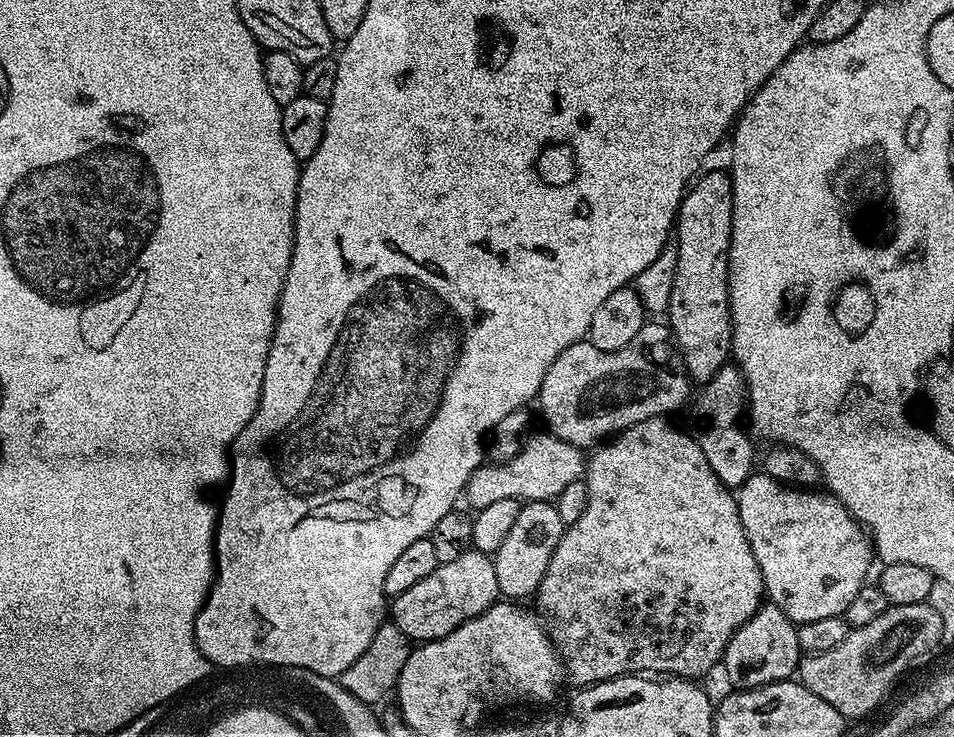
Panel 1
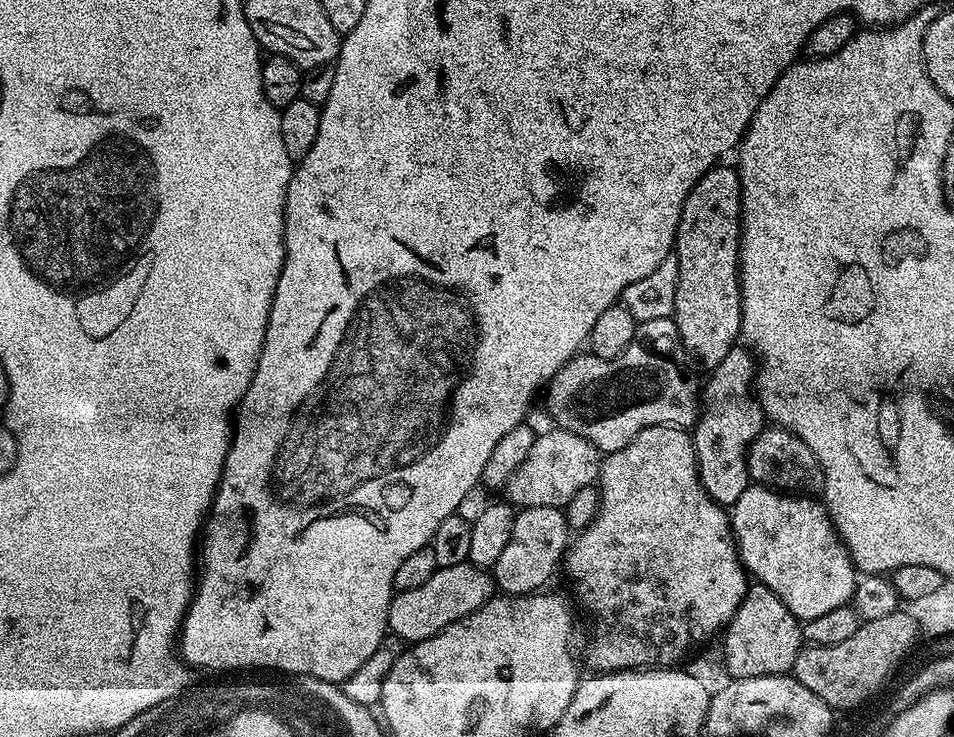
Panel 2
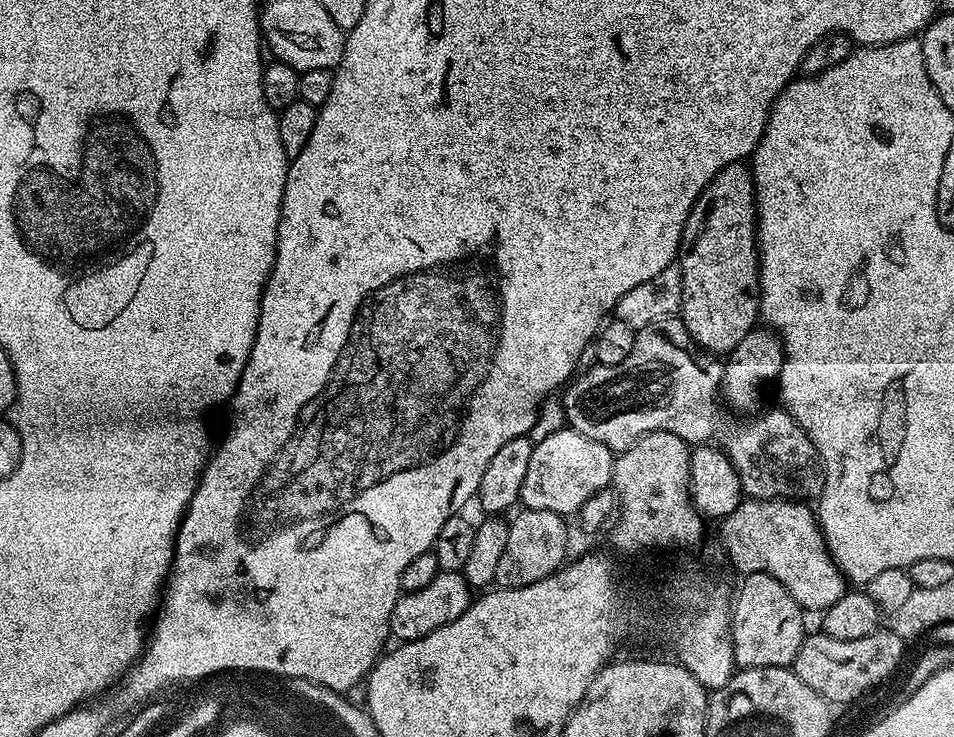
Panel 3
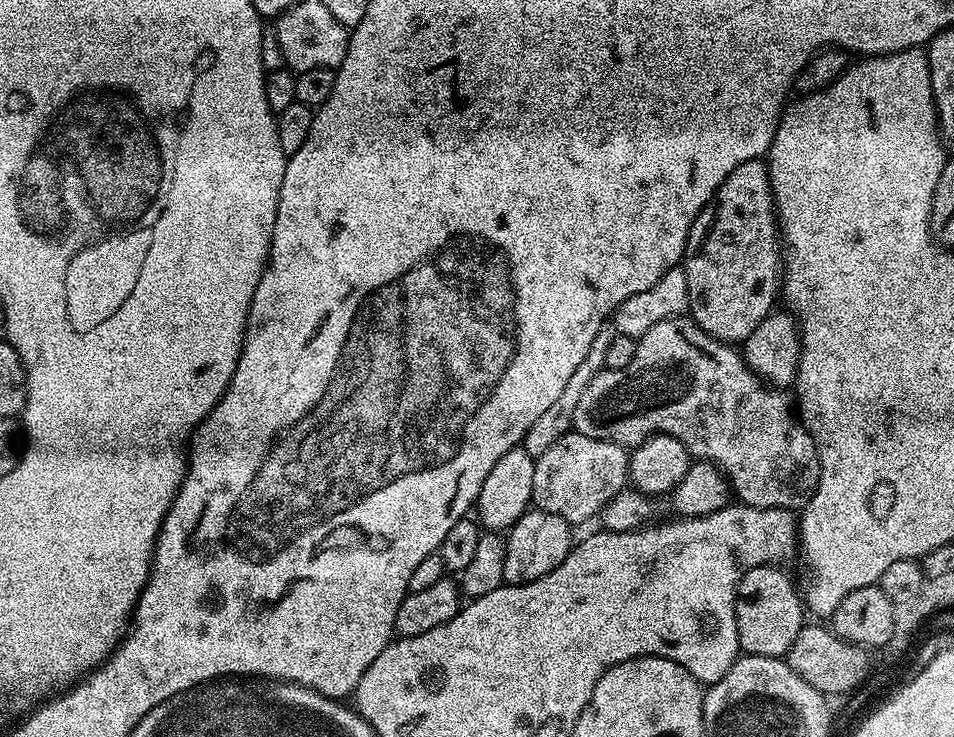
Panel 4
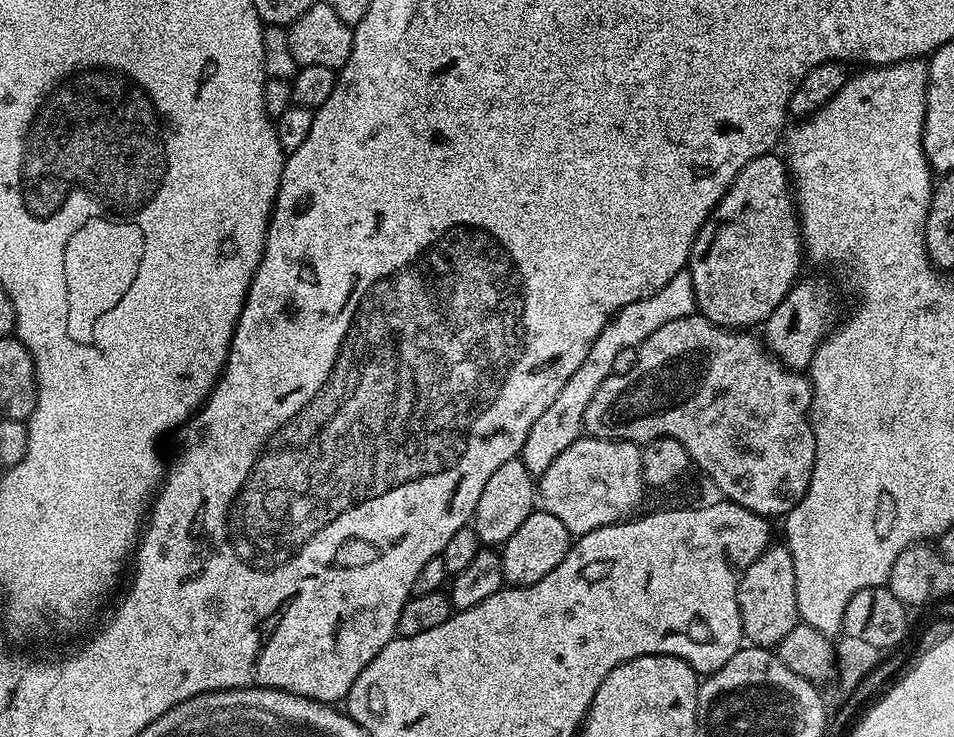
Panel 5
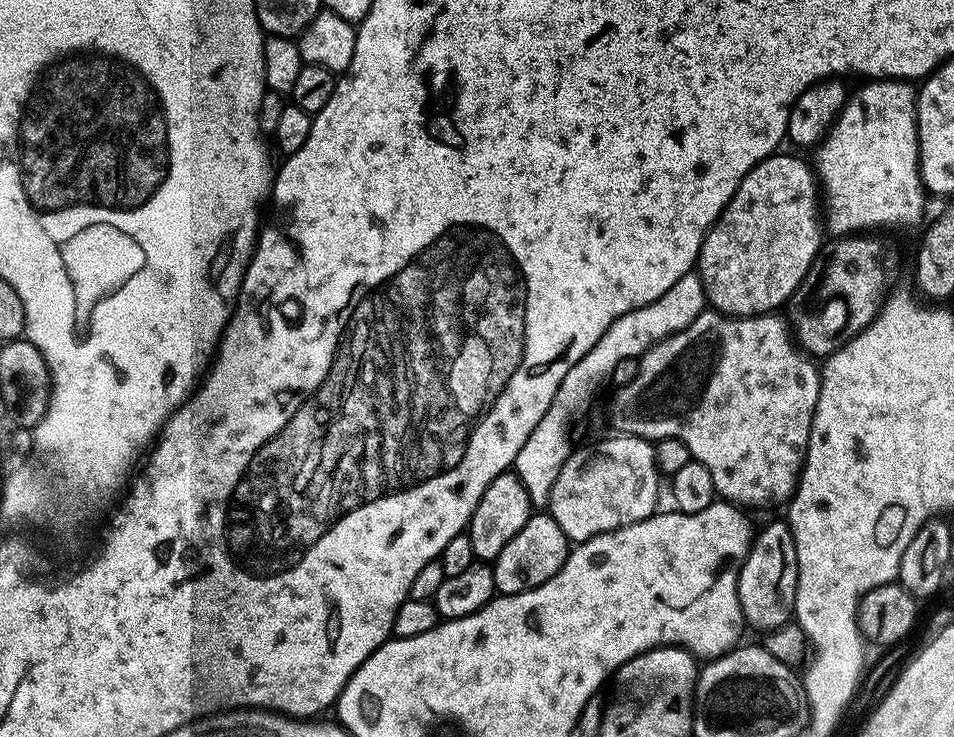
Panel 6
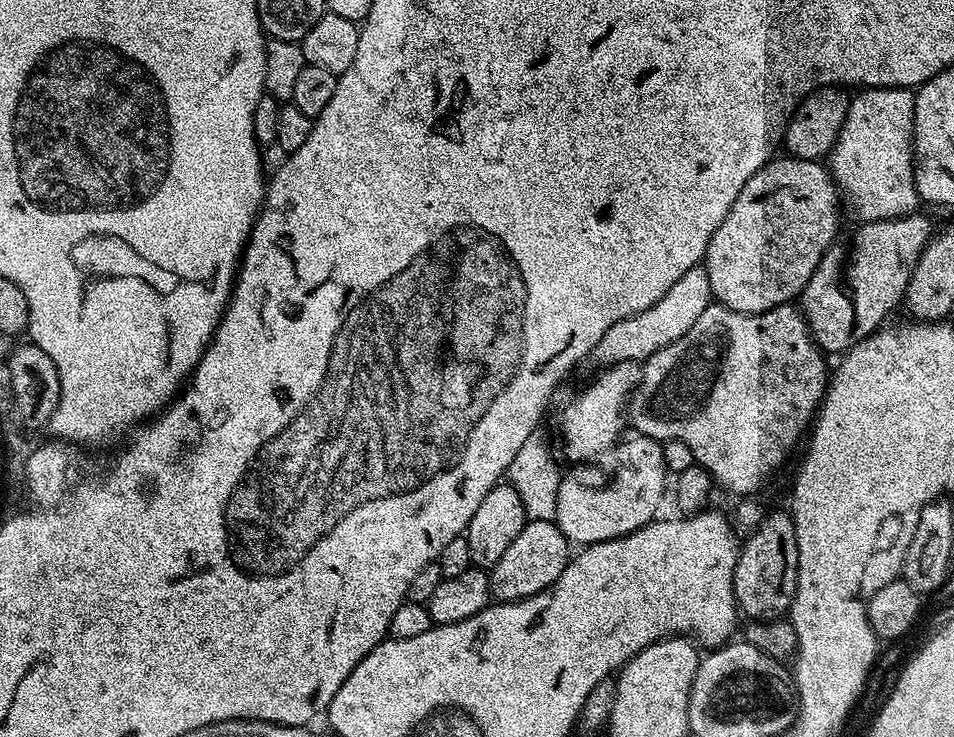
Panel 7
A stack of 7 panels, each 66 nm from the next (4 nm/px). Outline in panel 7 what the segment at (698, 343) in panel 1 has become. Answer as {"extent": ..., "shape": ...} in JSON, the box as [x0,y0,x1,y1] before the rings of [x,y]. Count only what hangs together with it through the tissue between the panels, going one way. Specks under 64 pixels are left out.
{"extent":[702,158,842,312],"shape":[[[773,158],[763,164],[750,182],[742,186],[742,194],[734,198],[734,206],[730,206],[722,226],[714,230],[702,261],[710,278],[713,301],[735,312],[768,312],[779,304],[795,301],[838,236],[836,219],[840,216],[842,196],[829,169],[814,160],[780,159]]]}

